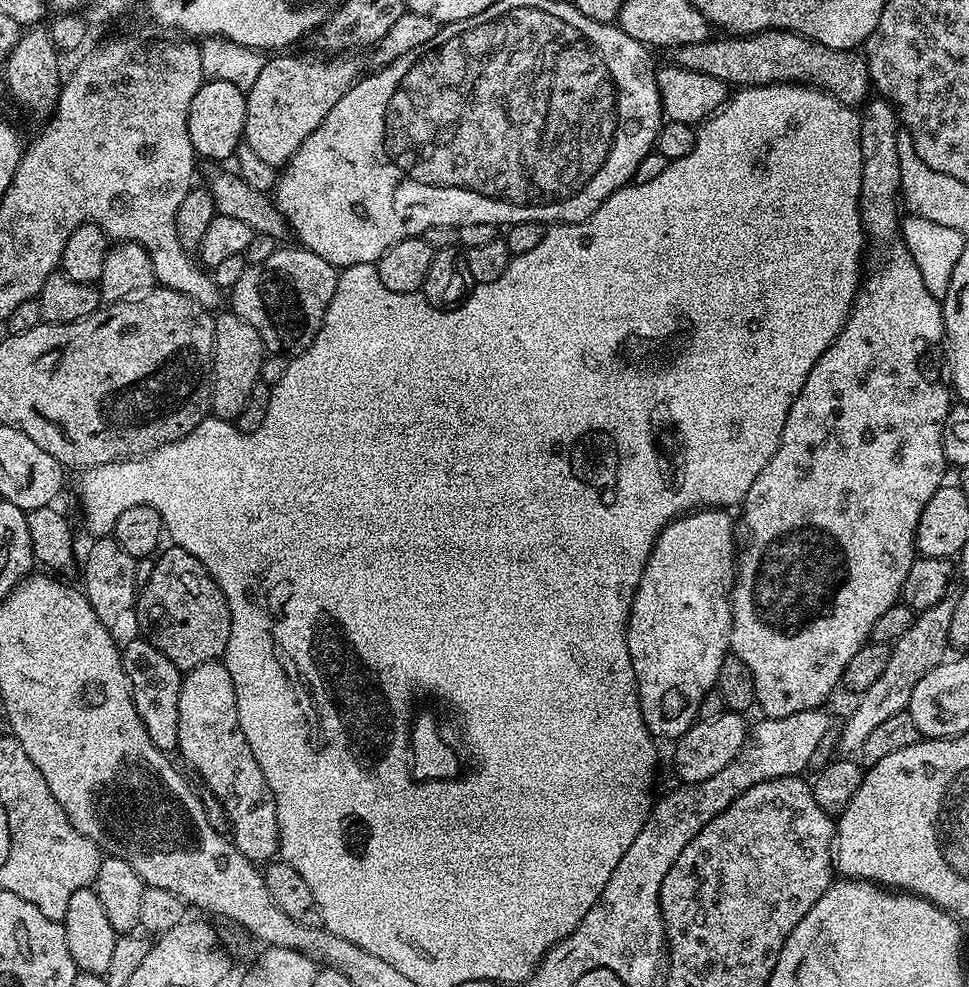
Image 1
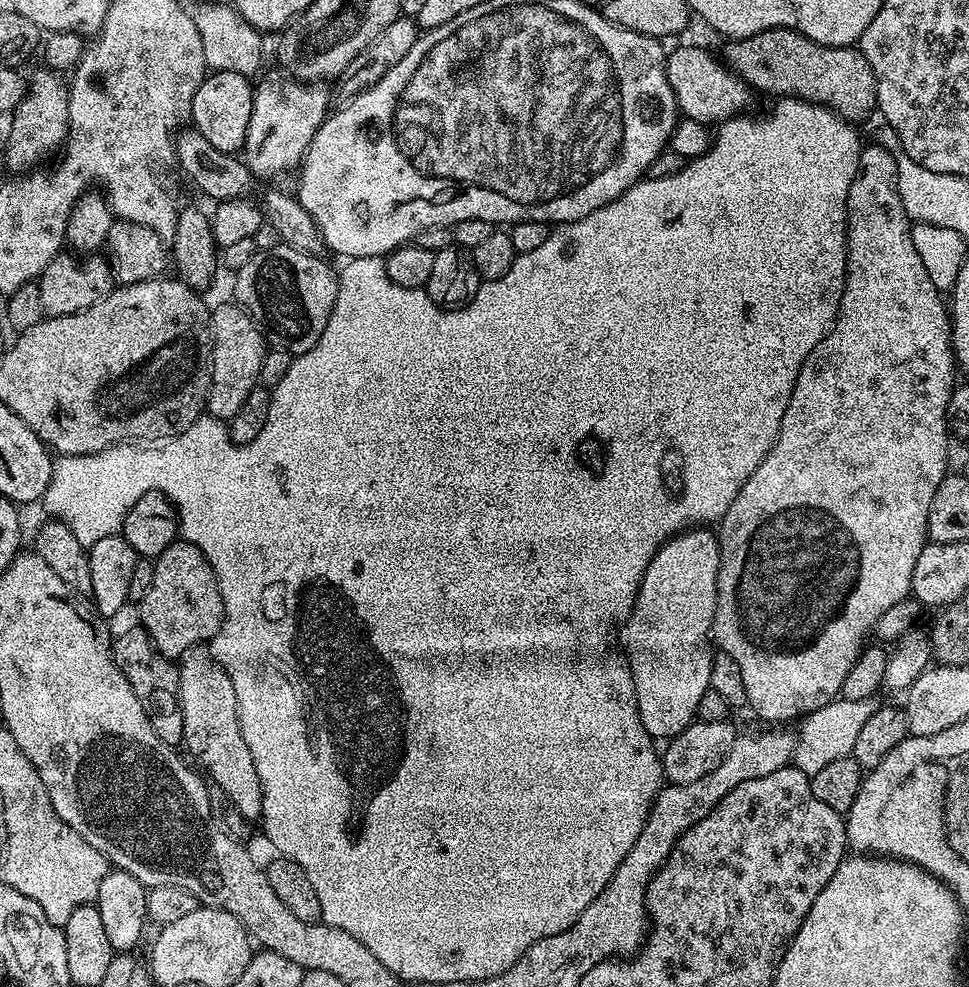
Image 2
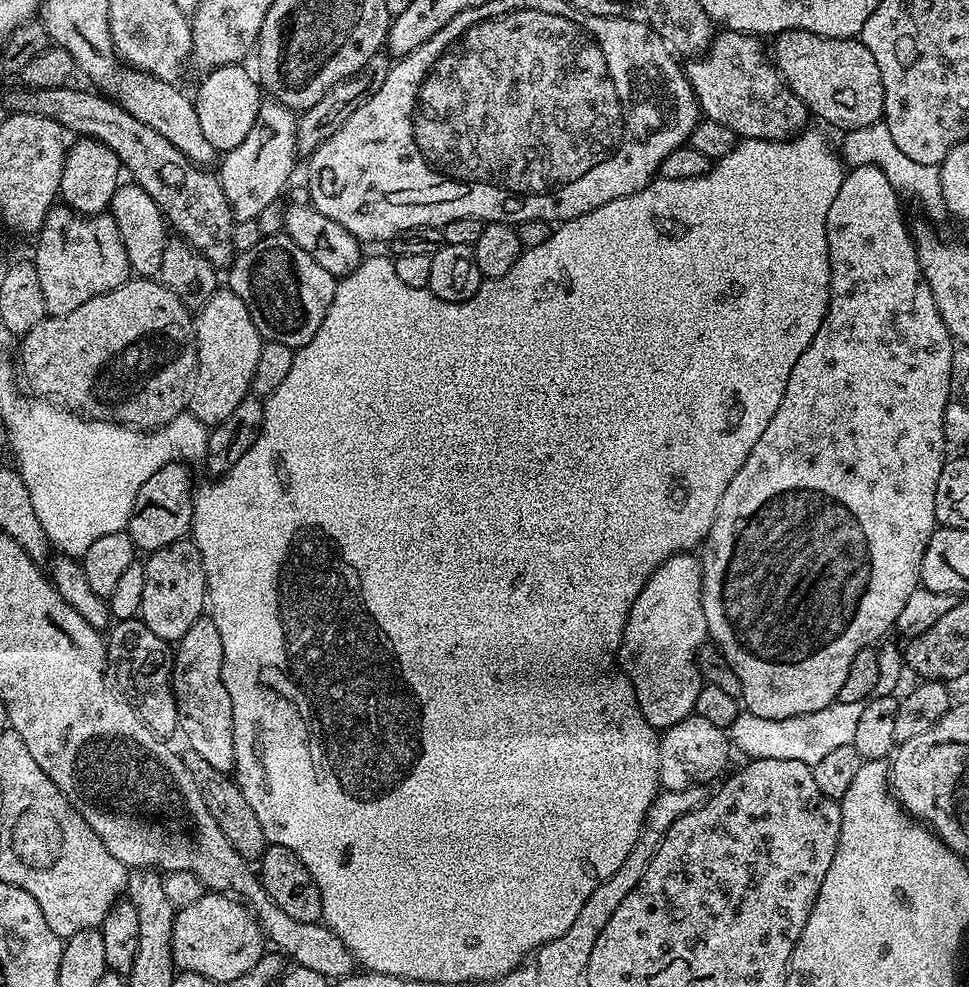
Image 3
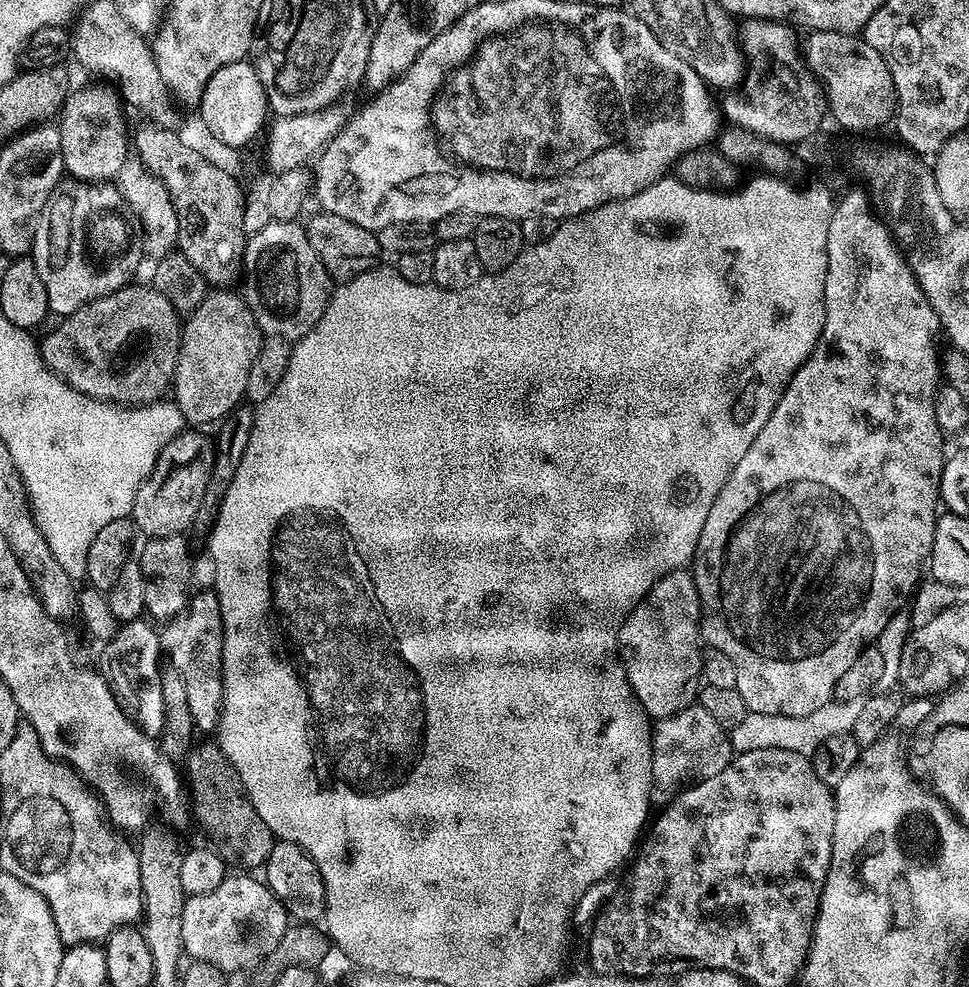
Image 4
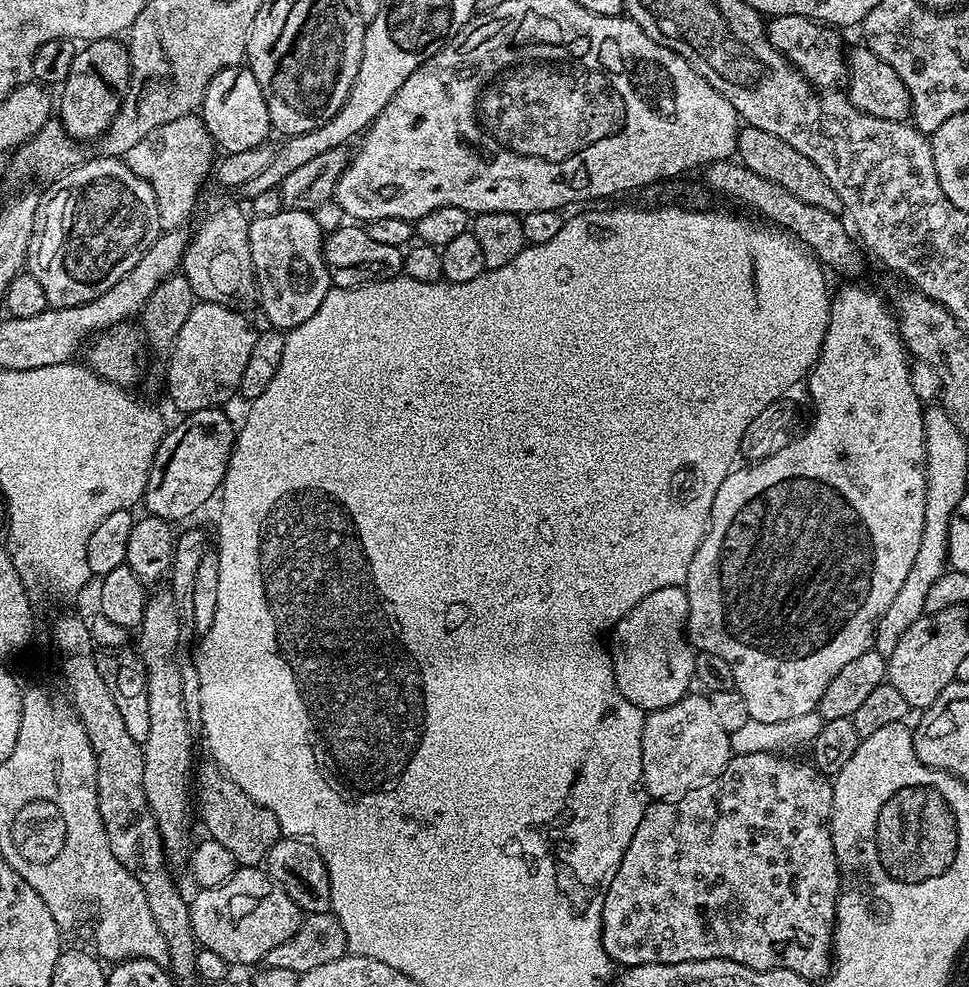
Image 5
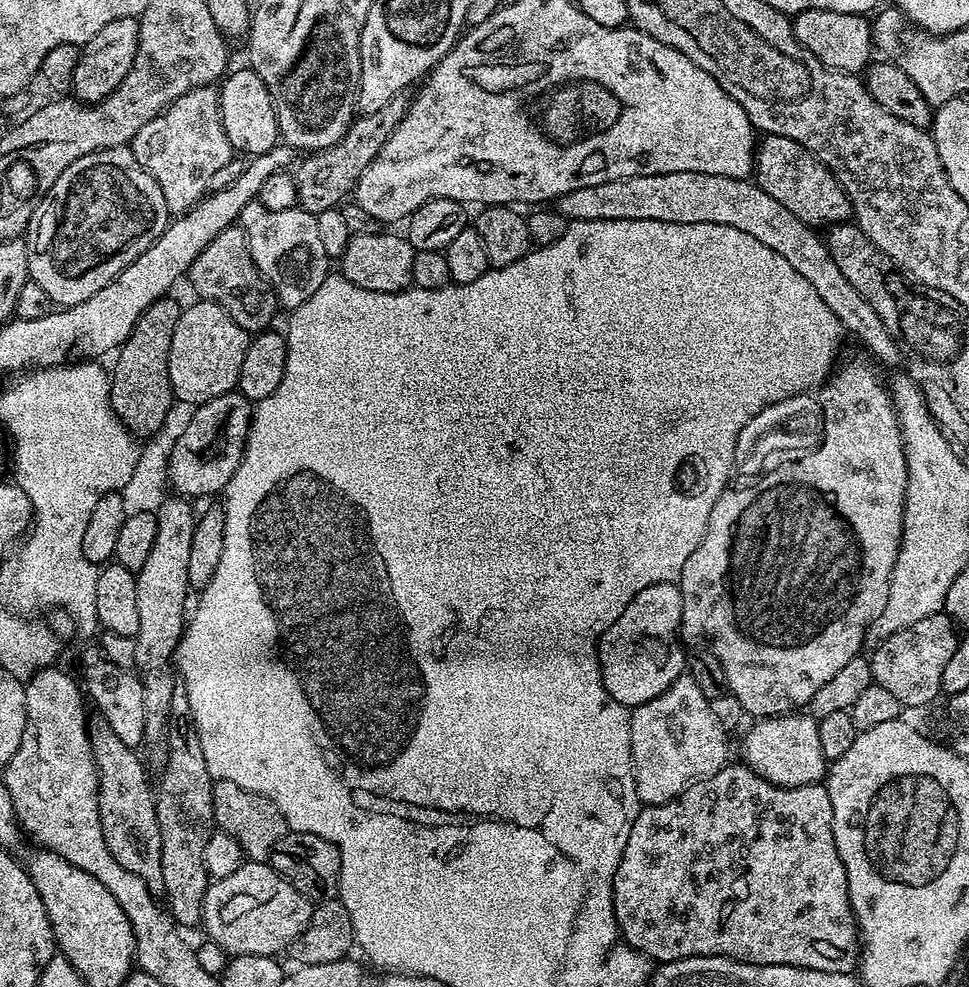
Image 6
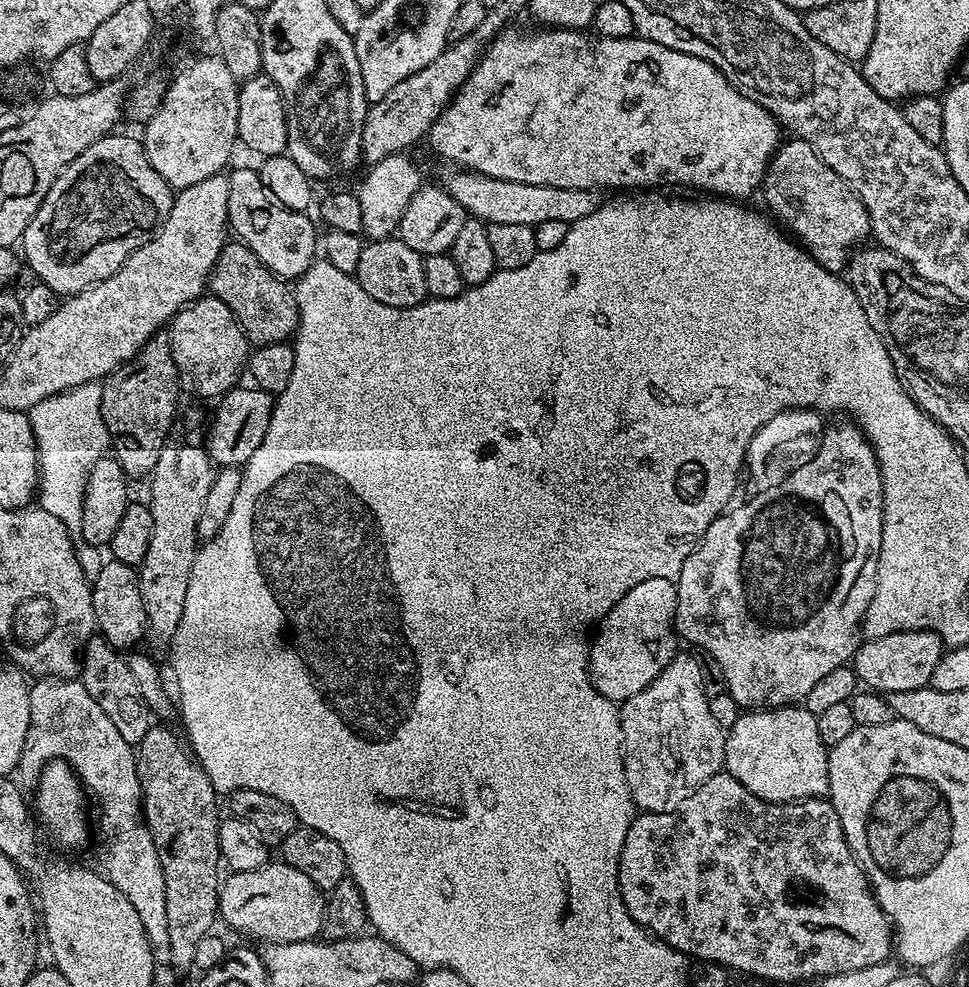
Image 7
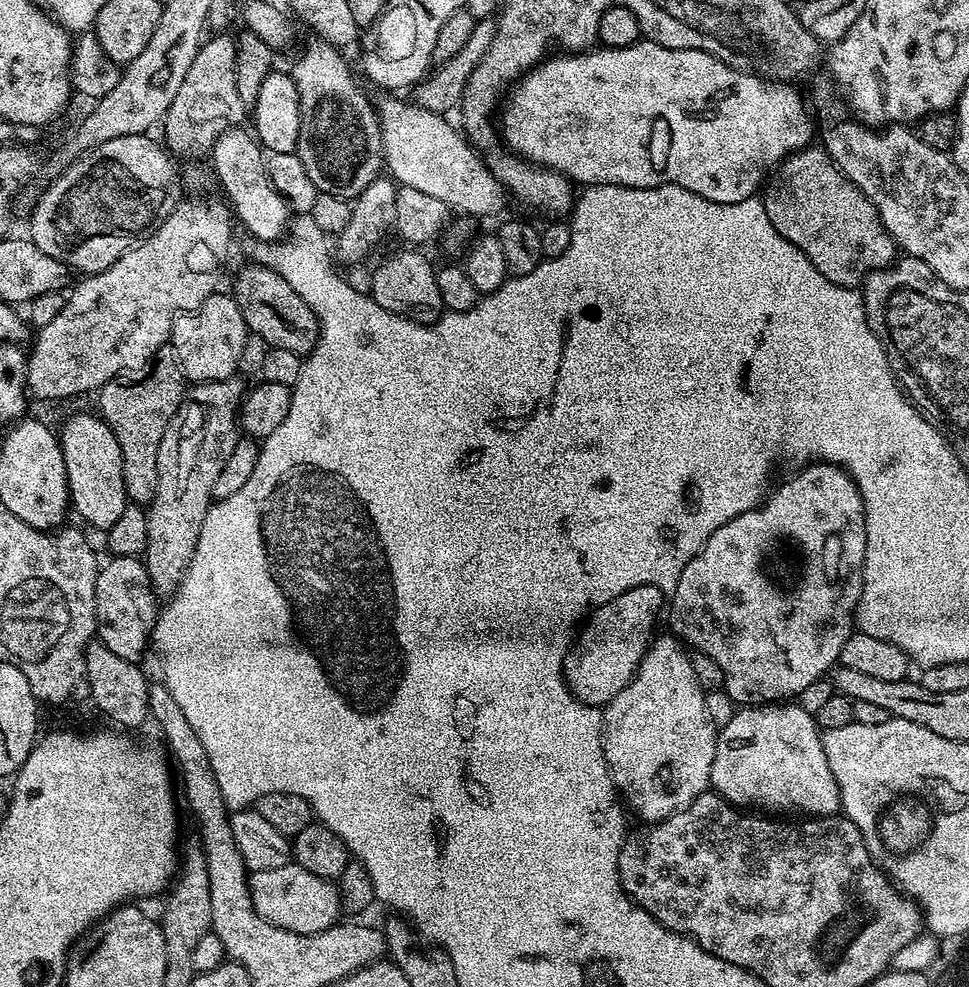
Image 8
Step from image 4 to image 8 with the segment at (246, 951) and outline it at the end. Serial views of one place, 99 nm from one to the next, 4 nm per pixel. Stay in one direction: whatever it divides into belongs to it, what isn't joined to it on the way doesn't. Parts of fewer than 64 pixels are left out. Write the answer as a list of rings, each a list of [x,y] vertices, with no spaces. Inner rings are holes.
[[[295,862],[278,866],[278,870],[258,870],[251,873],[248,889],[254,902],[254,910],[266,922],[282,926],[294,934],[318,934],[341,919],[340,893],[337,885],[330,880],[310,874]]]

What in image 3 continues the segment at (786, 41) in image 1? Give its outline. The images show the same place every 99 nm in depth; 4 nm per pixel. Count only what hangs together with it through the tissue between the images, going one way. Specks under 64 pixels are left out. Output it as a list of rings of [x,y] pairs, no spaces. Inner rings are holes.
[[[795,28],[776,33],[774,43],[776,45],[770,48],[770,52],[776,71],[790,91],[804,101],[815,119],[817,116],[843,130],[881,123],[884,115],[882,74],[878,62],[874,62],[874,54],[866,50],[859,38],[839,40]]]

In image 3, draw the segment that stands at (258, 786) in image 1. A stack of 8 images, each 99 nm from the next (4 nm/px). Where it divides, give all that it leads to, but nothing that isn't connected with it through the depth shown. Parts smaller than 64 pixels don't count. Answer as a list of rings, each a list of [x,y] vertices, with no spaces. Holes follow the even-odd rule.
[[[211,616],[200,617],[178,641],[172,657],[172,689],[176,695],[179,735],[184,735],[187,747],[206,758],[219,772],[231,773],[236,767],[234,758],[234,710],[230,694],[222,682],[222,637]]]

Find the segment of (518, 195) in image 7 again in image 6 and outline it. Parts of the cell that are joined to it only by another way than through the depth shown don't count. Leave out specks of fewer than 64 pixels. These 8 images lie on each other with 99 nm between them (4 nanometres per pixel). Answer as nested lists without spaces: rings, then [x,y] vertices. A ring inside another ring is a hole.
[[[675,171],[671,174],[654,174],[654,175],[631,175],[630,178],[620,178],[615,179],[611,182],[598,183],[597,186],[586,186],[579,190],[574,190],[570,194],[559,197],[554,204],[555,211],[561,212],[565,218],[571,221],[662,221],[662,222],[674,222],[676,225],[698,225],[698,224],[712,224],[712,225],[728,225],[732,226],[736,230],[740,230],[743,233],[750,235],[752,238],[758,239],[762,242],[764,246],[769,246],[770,249],[774,250],[776,254],[780,254],[782,258],[786,259],[786,262],[790,266],[797,270],[798,274],[802,275],[802,278],[806,278],[810,282],[810,286],[814,287],[817,291],[818,296],[822,299],[822,302],[826,304],[831,311],[833,311],[834,316],[838,318],[841,325],[843,325],[845,331],[852,337],[852,335],[860,342],[862,342],[869,350],[868,353],[871,357],[874,357],[878,362],[879,360],[886,366],[896,366],[903,361],[903,356],[901,354],[900,346],[897,344],[896,340],[890,335],[889,331],[886,330],[886,326],[883,325],[882,320],[879,318],[878,314],[875,313],[874,308],[870,305],[860,294],[858,290],[854,289],[854,286],[850,285],[842,275],[842,270],[835,265],[834,258],[830,257],[830,252],[828,250],[828,245],[825,239],[820,235],[816,234],[817,229],[809,224],[802,222],[800,218],[795,217],[790,210],[786,209],[786,206],[782,205],[782,202],[775,201],[771,198],[770,194],[766,194],[764,190],[755,184],[755,181],[749,179],[736,179],[727,178],[725,175],[712,175],[712,174],[701,174],[698,171]]]

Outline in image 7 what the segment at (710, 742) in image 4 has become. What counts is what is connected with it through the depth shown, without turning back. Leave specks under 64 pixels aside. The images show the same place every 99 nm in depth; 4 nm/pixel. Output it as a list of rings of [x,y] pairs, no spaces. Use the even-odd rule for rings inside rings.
[[[691,654],[673,656],[646,690],[638,690],[619,709],[624,781],[640,812],[673,812],[702,782],[723,769],[726,732],[710,714]]]

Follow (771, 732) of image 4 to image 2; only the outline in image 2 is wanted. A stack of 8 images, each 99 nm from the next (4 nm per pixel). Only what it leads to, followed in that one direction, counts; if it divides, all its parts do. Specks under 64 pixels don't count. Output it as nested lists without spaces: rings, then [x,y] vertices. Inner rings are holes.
[[[875,696],[870,699],[846,700],[837,698],[824,707],[812,712],[801,719],[799,723],[800,738],[795,741],[793,747],[794,766],[803,773],[811,776],[822,770],[827,763],[835,758],[842,758],[851,755],[855,739],[858,738],[859,731],[862,730],[863,723],[884,706],[881,697]]]

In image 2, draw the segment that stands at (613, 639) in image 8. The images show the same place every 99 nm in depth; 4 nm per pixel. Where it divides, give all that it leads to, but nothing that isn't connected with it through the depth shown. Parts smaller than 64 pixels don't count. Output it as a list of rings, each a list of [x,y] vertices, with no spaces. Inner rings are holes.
[[[711,531],[681,532],[661,546],[642,578],[634,610],[622,629],[624,659],[628,662],[628,669],[634,682],[642,726],[646,726],[648,733],[657,741],[661,740],[660,742],[682,734],[682,730],[691,726],[697,719],[698,702],[702,702],[702,694],[709,690],[714,655],[710,647],[710,637],[716,613],[720,541],[713,533],[711,536],[708,532]]]

